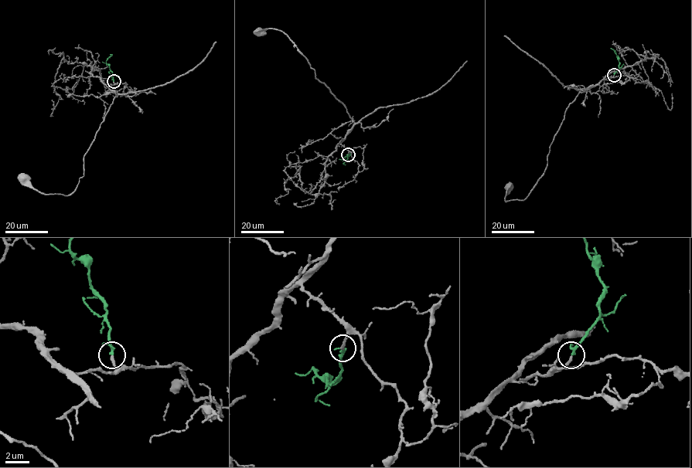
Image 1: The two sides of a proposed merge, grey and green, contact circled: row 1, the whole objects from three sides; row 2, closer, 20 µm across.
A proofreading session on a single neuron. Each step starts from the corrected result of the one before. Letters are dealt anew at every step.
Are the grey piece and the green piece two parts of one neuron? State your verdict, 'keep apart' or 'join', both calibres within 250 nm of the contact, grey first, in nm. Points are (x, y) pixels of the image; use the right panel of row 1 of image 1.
join; calibres 220 and 180 nm

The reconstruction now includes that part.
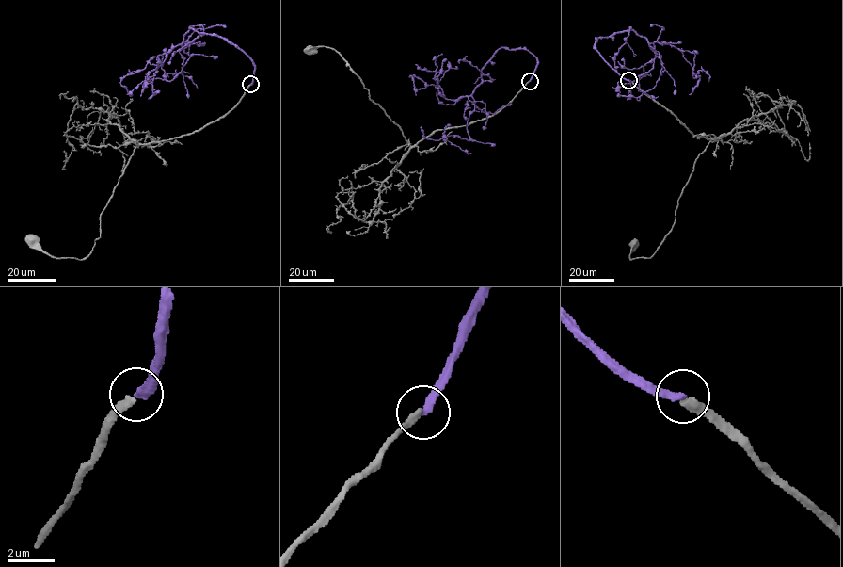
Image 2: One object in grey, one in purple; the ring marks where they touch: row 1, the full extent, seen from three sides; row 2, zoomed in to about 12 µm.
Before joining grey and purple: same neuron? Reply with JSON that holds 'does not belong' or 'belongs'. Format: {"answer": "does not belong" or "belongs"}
{"answer": "does not belong"}

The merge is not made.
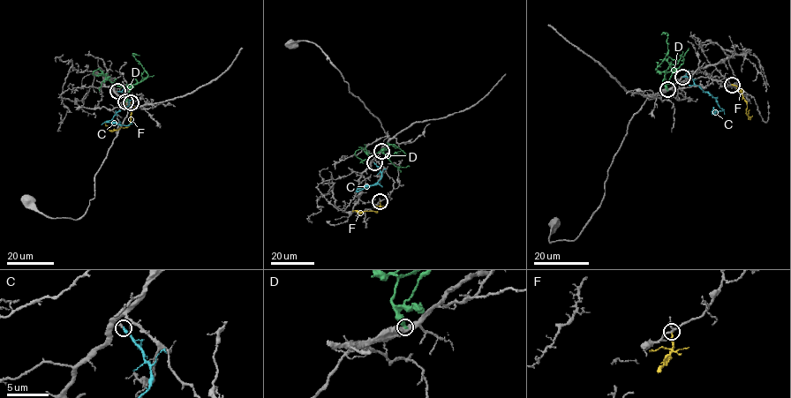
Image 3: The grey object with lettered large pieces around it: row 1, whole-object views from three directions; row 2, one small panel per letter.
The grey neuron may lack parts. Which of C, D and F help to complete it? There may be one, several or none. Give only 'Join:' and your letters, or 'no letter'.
Join: C

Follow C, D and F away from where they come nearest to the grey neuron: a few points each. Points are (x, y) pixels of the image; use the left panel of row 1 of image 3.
C: (117, 91), (126, 95), (129, 104), (111, 120), (105, 121), (124, 125), (132, 120)
D: (125, 101), (125, 87), (147, 76), (133, 55), (139, 56)
F: (131, 101), (131, 118), (127, 127), (109, 130), (104, 123)

